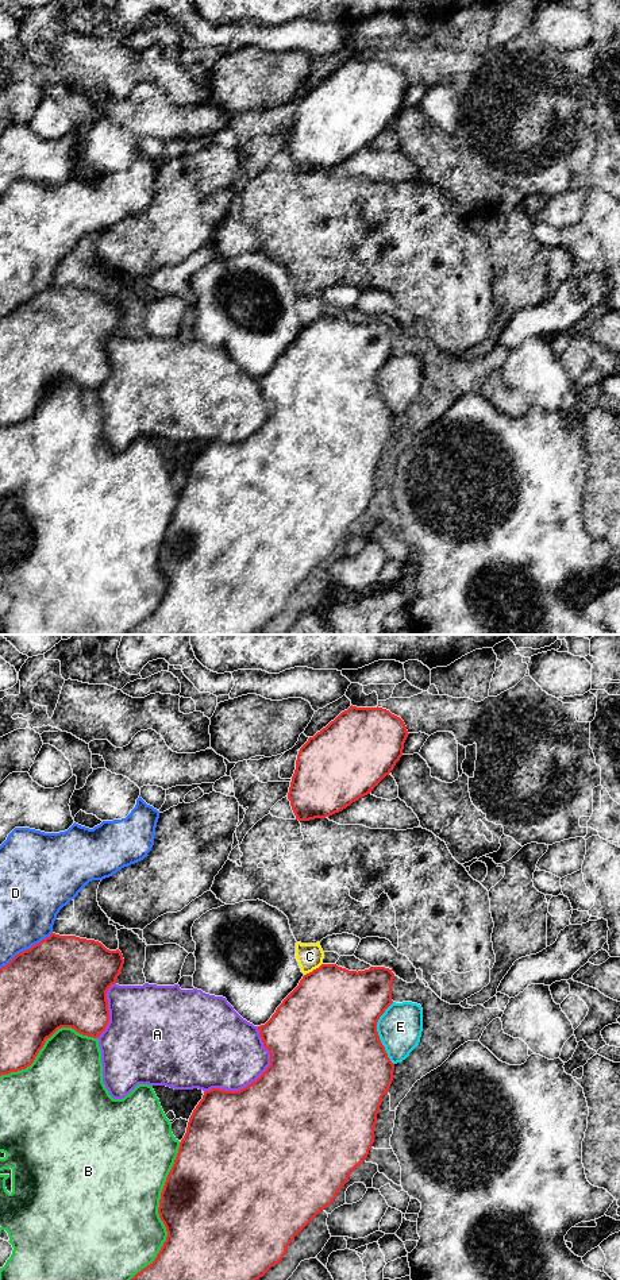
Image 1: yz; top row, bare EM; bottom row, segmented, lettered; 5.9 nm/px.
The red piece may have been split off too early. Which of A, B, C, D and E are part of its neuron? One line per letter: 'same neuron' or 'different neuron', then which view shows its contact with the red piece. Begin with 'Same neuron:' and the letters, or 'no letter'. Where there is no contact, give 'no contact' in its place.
Same neuron: no letter
A: different neuron; meets red in yz
B: different neuron; meets red in yz
C: different neuron; meets red in yz
D: different neuron; meets red in yz
E: different neuron; meets red in yz

